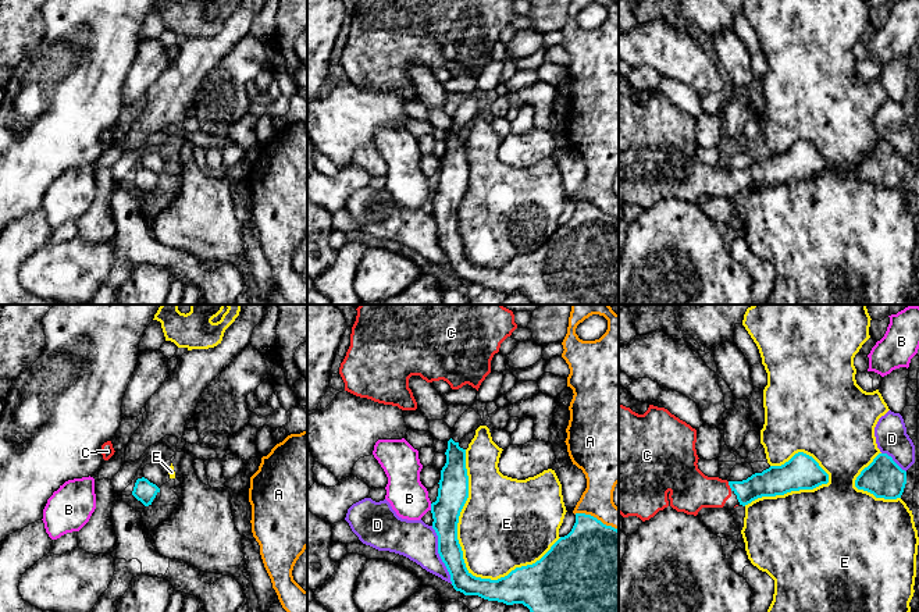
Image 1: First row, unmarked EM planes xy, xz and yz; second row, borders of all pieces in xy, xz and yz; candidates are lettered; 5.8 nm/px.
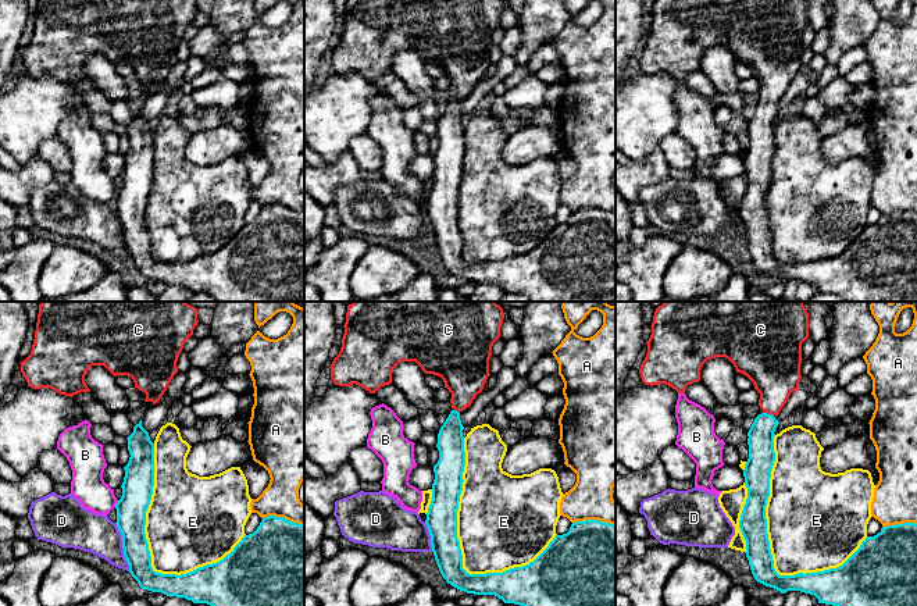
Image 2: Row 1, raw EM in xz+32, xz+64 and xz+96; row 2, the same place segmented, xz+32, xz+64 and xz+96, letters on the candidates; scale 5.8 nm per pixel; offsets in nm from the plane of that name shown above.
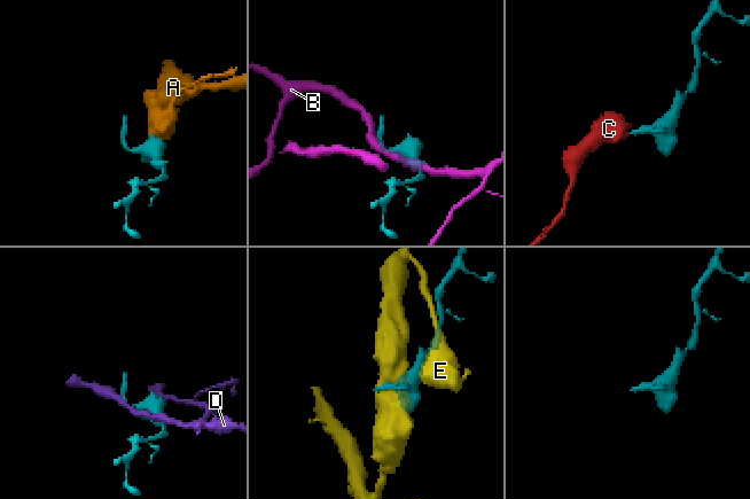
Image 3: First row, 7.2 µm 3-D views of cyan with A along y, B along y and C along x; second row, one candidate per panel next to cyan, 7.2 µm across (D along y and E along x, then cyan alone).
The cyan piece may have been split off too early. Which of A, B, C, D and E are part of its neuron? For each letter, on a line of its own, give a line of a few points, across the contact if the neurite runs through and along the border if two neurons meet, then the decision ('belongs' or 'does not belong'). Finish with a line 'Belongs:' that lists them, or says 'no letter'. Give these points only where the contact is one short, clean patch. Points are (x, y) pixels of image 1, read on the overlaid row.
A: does not belong
B: line xz (430, 504), (431, 509); does not belong
C: line yz (772, 481), (758, 486), (729, 484), (720, 490), (690, 490); belongs
D: does not belong
E: does not belong
Belongs: C

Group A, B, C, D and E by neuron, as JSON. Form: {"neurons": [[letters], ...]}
{"neurons": [["A"], ["B"], ["C"], ["D"], ["E"]]}

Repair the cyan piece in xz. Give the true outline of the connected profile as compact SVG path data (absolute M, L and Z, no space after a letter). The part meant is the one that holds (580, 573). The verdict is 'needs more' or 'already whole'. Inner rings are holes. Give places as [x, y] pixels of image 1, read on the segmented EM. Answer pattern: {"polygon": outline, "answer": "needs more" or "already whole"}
{"polygon": "M450 438L445 455L431 513L438 554L456 591L523 604L530 612L619 612L619 530L585 513L576 513L571 531L535 563L498 580L473 576L457 540L459 516L469 498L466 449Z", "answer": "already whole"}

